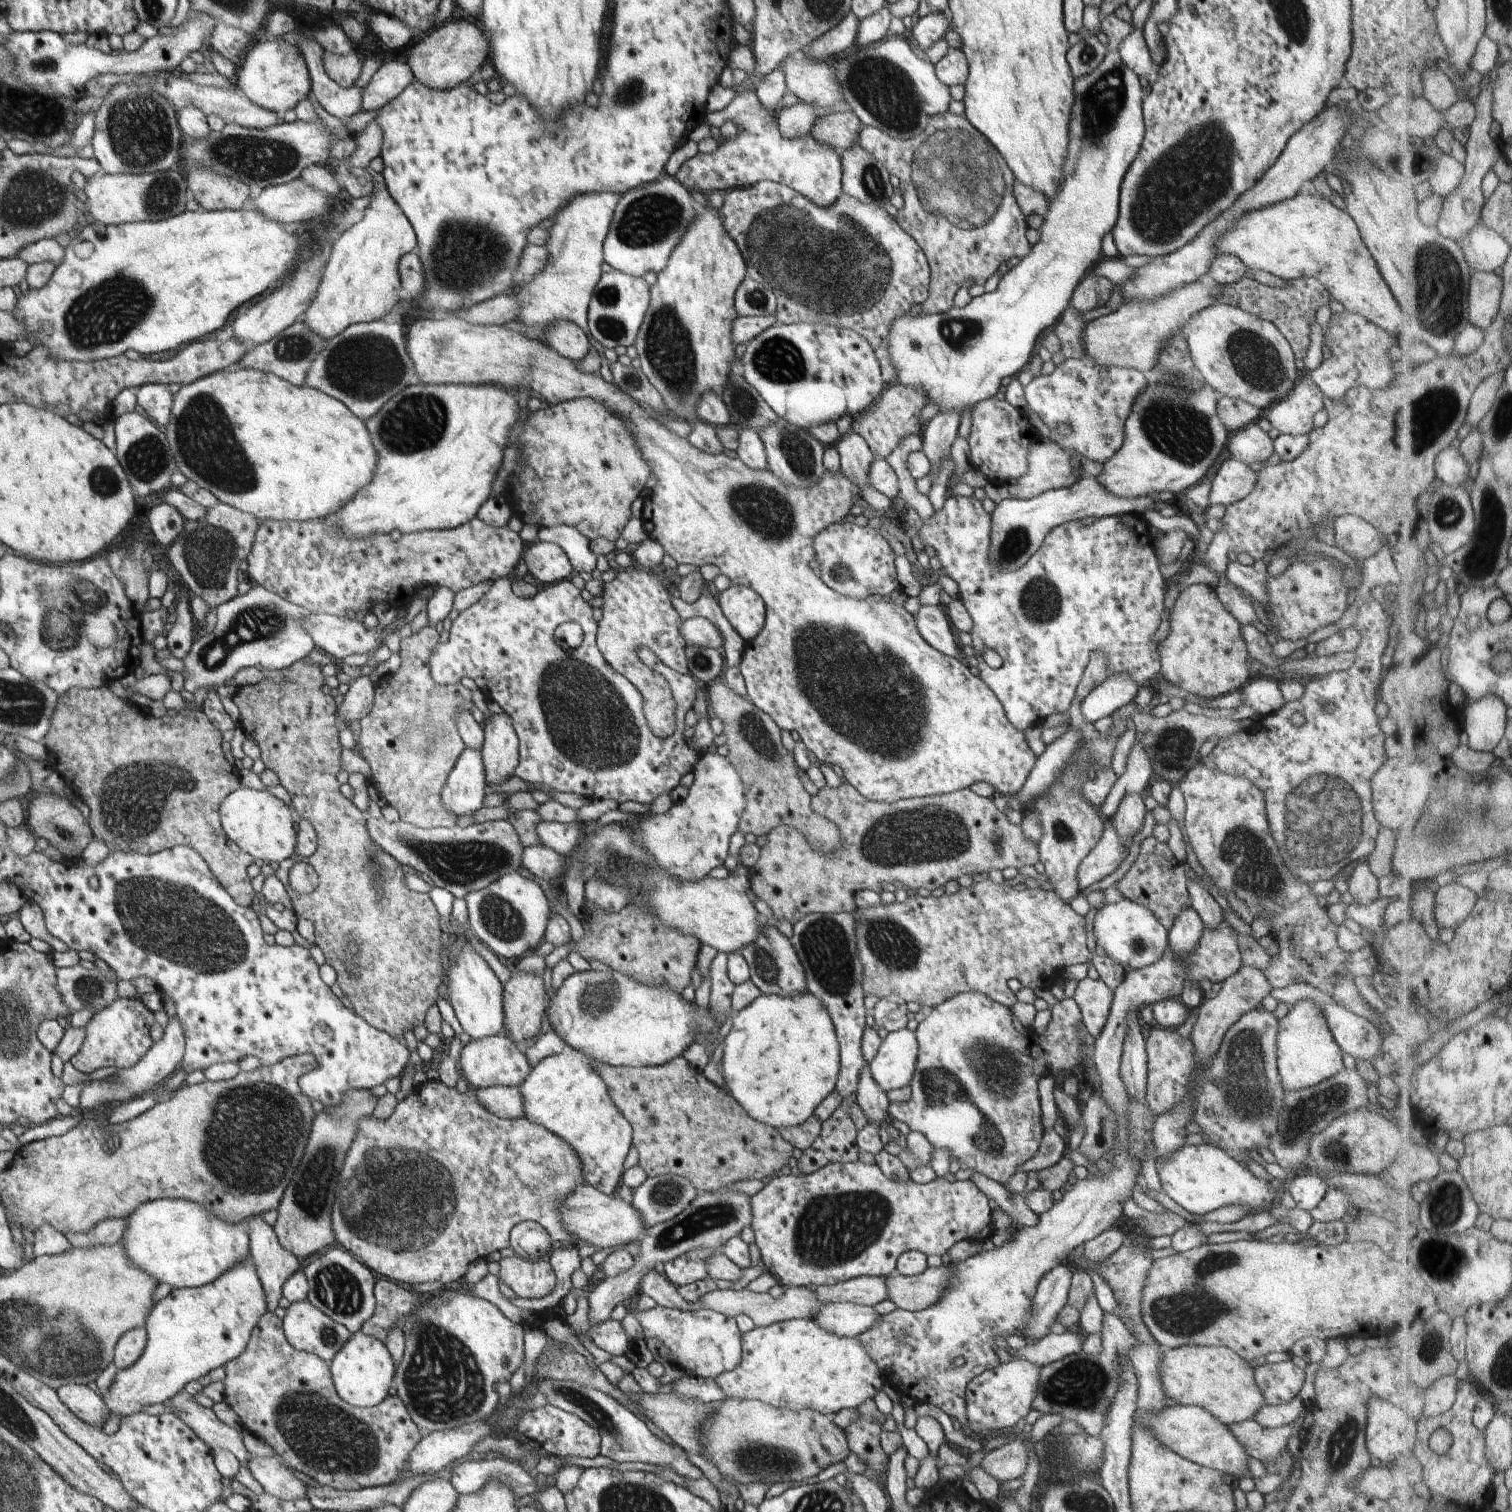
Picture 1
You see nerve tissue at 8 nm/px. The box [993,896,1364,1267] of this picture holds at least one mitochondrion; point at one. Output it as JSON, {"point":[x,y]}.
{"point":[1246,1100]}

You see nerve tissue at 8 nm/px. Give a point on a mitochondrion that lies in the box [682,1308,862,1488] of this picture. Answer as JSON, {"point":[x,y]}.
{"point":[761,1460]}

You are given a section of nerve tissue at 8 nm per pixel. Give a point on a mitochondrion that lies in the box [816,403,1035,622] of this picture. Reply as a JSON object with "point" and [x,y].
{"point":[1016,543]}

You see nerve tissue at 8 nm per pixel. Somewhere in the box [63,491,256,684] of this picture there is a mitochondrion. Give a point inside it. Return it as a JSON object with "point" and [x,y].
{"point":[208,557]}

